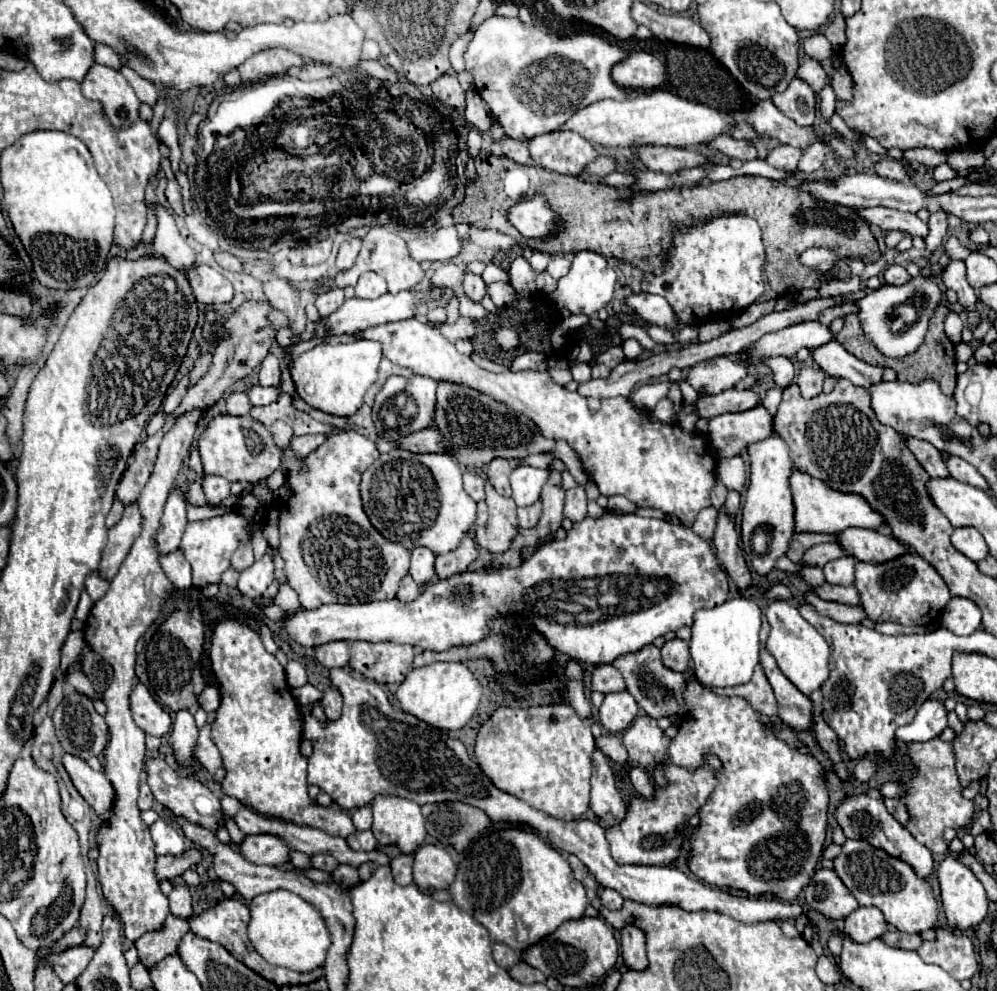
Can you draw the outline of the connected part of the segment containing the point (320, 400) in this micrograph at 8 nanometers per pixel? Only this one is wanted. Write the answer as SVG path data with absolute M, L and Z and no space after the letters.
M354 340L340 344L316 346L294 360L292 380L304 402L312 408L334 416L352 416L360 406L364 392L378 378L378 364L382 358L382 346L374 340Z

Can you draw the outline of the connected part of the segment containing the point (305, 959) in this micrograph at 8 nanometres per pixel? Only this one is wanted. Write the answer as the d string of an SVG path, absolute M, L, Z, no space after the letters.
M274 890L252 898L250 914L250 942L254 944L256 952L264 956L270 964L284 966L296 972L308 972L324 964L330 946L330 932L322 914L310 902L288 890Z

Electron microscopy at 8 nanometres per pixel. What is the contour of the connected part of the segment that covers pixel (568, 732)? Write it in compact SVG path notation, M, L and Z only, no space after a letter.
M566 702L530 708L502 706L482 724L476 736L474 758L498 790L554 818L576 820L590 804L592 750L596 748L590 732L592 724L594 718L588 722L576 718L576 712Z

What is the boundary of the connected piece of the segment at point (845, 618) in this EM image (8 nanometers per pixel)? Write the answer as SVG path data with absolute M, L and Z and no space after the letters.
M808 590L804 594L804 600L820 614L820 616L828 616L836 622L842 622L842 624L858 624L860 620L866 618L862 606L844 606L844 604L838 604L838 602L826 602L822 600L816 592Z

